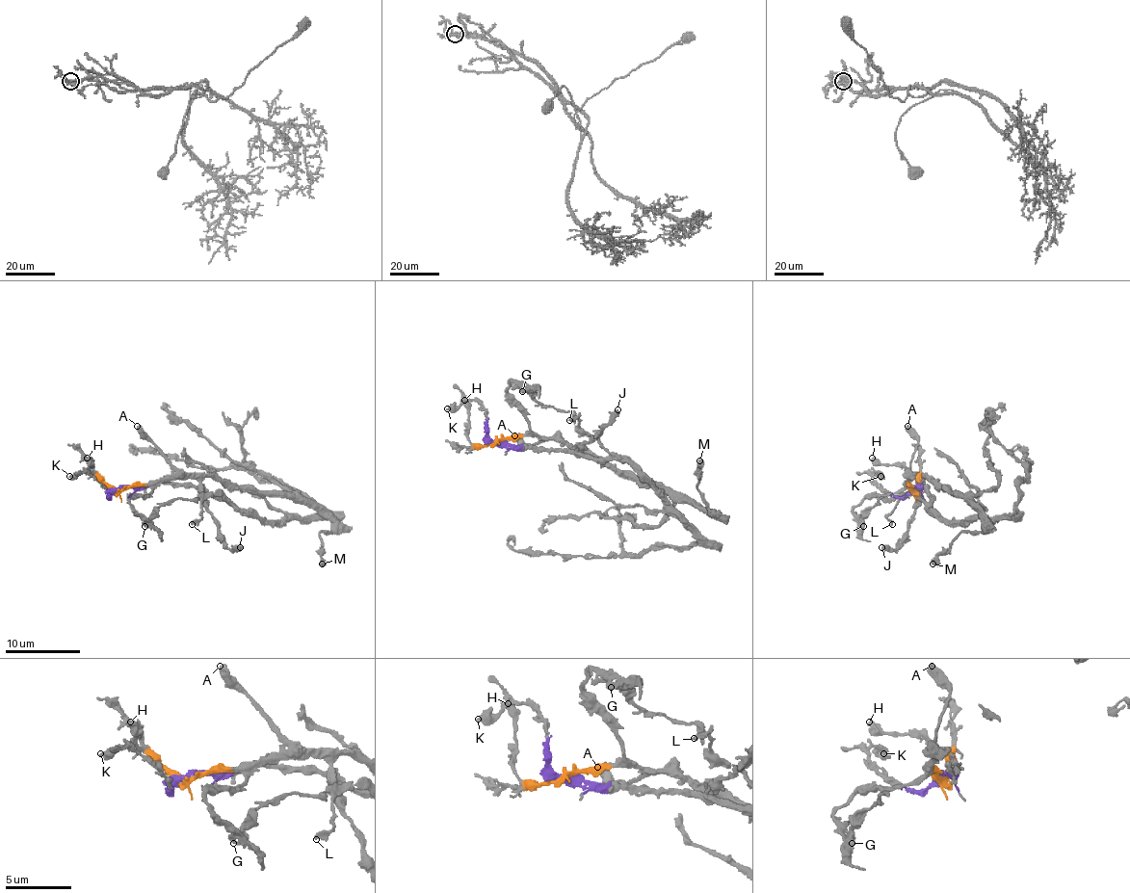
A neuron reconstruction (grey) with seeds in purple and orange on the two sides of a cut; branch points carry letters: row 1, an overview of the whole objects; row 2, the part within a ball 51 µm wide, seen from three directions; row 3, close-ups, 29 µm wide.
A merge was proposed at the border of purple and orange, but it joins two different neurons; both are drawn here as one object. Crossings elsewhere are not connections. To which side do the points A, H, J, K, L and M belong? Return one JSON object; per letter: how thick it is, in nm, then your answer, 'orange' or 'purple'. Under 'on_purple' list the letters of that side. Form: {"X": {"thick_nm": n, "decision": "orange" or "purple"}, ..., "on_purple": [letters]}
{"A": {"thick_nm": 480, "decision": "orange"}, "H": {"thick_nm": 480, "decision": "orange"}, "J": {"thick_nm": 360, "decision": "orange"}, "K": {"thick_nm": 400, "decision": "purple"}, "L": {"thick_nm": 280, "decision": "purple"}, "M": {"thick_nm": 550, "decision": "orange"}, "on_purple": ["K", "L"]}

